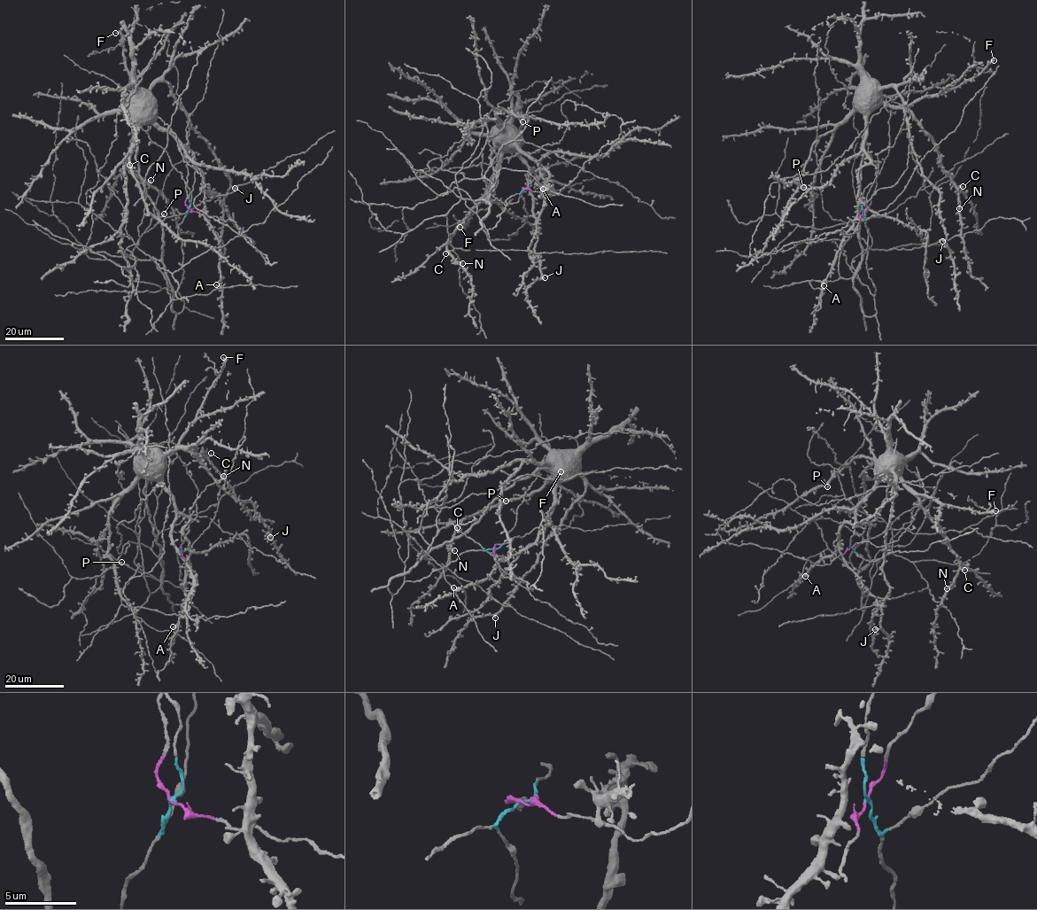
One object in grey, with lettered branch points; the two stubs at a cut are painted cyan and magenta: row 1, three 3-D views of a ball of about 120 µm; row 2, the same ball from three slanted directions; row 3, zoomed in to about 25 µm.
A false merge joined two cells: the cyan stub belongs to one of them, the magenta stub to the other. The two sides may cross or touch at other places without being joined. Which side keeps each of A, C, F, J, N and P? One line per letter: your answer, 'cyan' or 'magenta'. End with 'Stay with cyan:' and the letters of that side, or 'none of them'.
A: cyan
C: cyan
F: cyan
J: cyan
N: cyan
P: cyan
Stay with cyan: A, C, F, J, N, P

